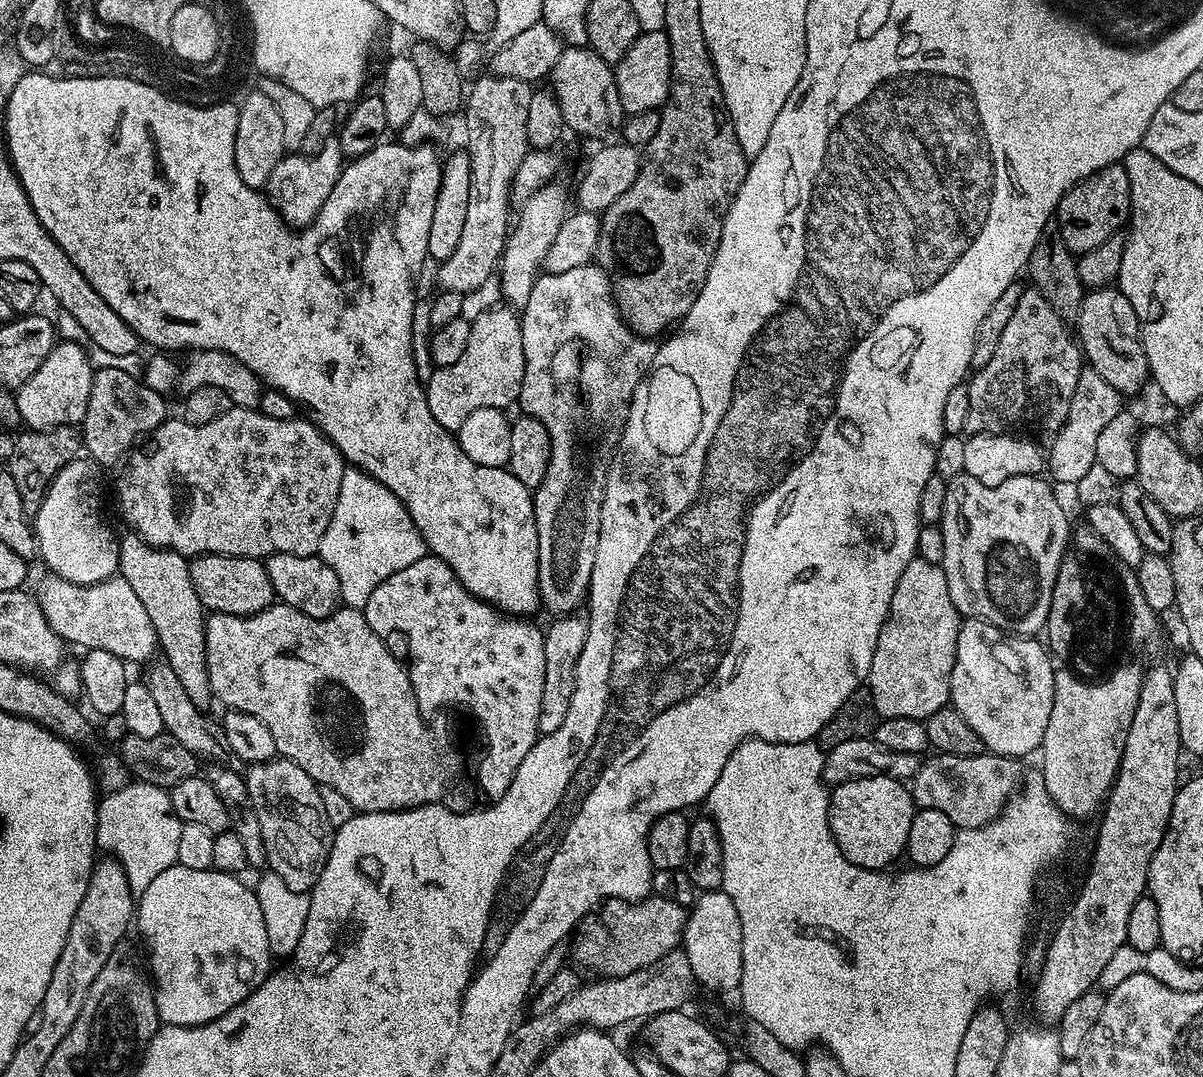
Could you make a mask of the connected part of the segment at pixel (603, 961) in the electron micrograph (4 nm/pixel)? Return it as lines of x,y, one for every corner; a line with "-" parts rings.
653,894
644,900
606,900
595,910
586,913
580,919
580,923
574,929
571,937
572,952
570,948
570,960
577,969
585,973
593,972
596,978
613,980
622,978
626,974
634,974
634,970
643,970
654,966
666,954
677,951
681,947
684,927
687,924
689,909
680,905
678,901
671,900
668,896

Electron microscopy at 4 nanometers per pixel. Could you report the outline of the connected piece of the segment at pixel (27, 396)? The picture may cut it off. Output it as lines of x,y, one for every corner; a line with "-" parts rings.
60,340
46,354
46,360
21,388
15,389
14,395
17,400
18,411
21,415
21,422
25,429
37,432
38,430
50,430
54,426
83,425
86,418
86,402
90,400
90,386
92,385
92,373
94,369
85,345
75,344
73,340

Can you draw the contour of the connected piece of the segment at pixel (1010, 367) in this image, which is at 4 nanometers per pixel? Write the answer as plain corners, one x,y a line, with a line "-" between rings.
1025,290
1018,298
1018,307
1010,317
1006,330
994,355
986,366
975,369
967,381
970,394
970,411
966,413
964,432
968,436
978,434
1000,434
1005,430
1024,430
1020,428
1045,428
1048,434
1055,434
1066,422
1070,410
1070,398
1074,398
1074,386
1078,386
1078,374
1082,367
1082,348
1077,337
1070,331
1066,320
1042,298
1035,290

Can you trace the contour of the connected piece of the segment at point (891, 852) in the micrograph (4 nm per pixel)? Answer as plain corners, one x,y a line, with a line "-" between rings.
889,774
862,777
854,781
842,782
831,789
828,797
828,825
834,842
838,842
842,854
850,862
854,862
854,866
884,870
887,869
887,864
892,864
899,856
905,855
910,822
917,810
912,802
911,791
899,779

